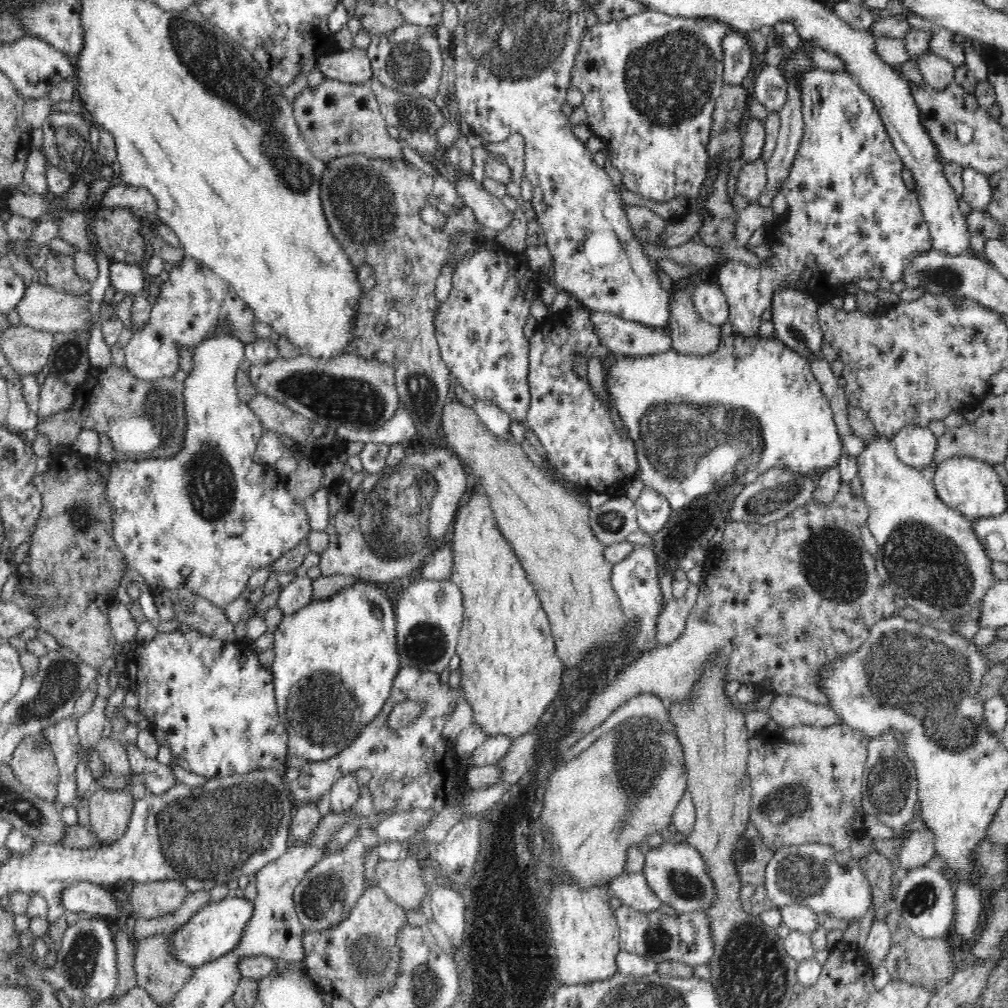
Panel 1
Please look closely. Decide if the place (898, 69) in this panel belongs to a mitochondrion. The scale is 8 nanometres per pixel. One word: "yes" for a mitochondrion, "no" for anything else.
no

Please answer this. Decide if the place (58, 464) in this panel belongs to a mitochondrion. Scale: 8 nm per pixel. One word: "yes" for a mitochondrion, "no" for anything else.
no

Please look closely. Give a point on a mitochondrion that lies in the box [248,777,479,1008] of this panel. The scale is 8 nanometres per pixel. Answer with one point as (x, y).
(369, 961)

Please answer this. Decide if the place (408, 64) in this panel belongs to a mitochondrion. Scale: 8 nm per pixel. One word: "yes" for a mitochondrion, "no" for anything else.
yes

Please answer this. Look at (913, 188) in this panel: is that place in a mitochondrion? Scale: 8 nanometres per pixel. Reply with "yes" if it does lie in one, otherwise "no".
no

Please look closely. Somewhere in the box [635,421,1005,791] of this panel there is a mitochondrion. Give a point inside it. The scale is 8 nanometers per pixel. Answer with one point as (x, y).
(914, 682)

